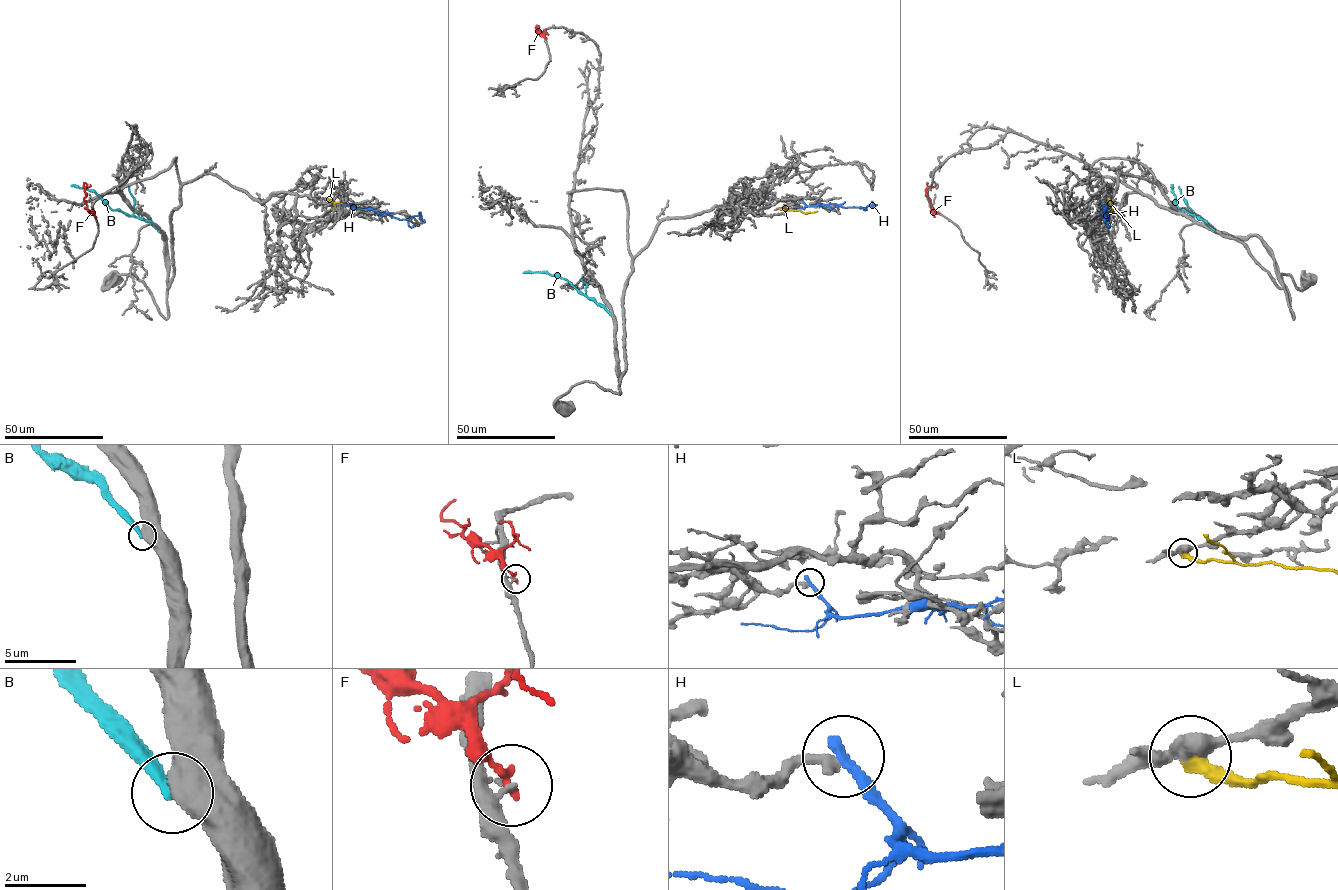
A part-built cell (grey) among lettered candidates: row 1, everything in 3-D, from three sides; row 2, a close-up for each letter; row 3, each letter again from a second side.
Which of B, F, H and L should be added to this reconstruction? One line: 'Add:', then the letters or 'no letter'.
Add: no letter

